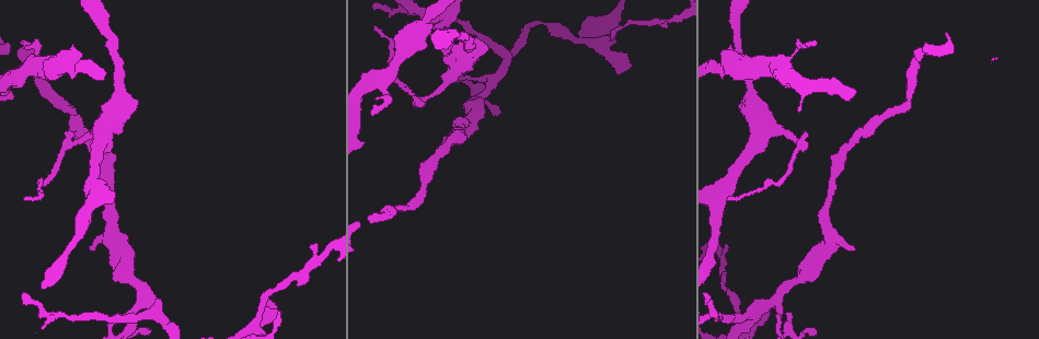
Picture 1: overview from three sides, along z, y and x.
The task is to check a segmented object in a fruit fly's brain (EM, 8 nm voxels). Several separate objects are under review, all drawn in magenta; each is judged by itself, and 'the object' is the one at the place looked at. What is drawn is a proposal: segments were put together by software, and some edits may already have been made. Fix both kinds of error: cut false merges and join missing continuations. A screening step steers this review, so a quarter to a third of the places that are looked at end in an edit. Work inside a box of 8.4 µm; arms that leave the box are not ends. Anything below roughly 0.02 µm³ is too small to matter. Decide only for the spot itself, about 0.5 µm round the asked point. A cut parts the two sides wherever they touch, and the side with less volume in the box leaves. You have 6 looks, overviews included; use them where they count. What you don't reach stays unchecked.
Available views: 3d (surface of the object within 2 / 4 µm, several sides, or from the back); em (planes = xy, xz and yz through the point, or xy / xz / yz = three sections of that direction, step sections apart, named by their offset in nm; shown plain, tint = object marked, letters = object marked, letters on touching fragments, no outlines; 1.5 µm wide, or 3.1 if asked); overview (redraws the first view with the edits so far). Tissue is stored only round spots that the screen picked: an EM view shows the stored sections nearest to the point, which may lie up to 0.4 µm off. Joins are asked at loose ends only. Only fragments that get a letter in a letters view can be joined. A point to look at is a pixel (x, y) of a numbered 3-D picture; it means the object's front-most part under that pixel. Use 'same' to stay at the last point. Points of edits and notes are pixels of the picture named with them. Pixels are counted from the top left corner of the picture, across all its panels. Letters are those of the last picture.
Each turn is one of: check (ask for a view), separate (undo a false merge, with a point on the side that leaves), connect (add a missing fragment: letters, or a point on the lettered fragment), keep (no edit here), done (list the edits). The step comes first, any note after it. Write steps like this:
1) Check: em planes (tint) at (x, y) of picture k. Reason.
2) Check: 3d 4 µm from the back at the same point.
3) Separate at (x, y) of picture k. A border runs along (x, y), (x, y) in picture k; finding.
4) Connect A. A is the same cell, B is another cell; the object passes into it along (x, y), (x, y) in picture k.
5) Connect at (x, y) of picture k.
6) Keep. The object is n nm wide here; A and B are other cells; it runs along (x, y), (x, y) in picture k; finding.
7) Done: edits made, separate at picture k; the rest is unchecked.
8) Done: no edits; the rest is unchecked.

Check: em planes (plain) at (268, 304) of picture 1.

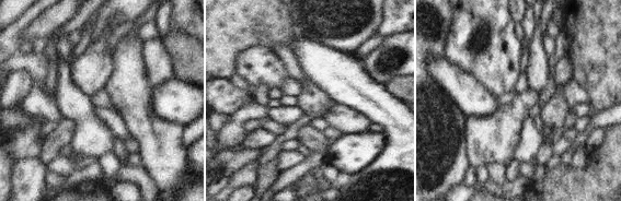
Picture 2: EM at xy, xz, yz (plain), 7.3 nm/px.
Check: em planes (letters) at the same point.

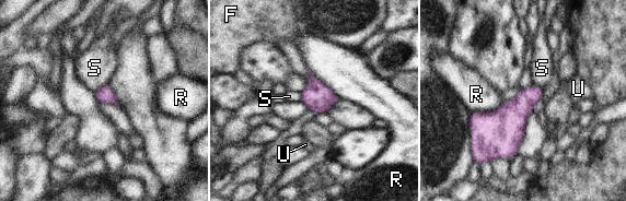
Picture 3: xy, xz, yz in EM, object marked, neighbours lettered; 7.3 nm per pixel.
Keep. The longest contact is with R, 320 nm; F, R, S and U are other cells; none of them fits.

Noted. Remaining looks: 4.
Check: em xy step 4 (letters) at (474, 79) of picture 1. Narrows sharply.

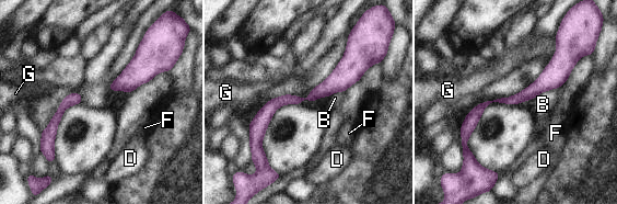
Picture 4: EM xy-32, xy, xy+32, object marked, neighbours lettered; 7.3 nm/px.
Check: em planes (letters) at the same point.

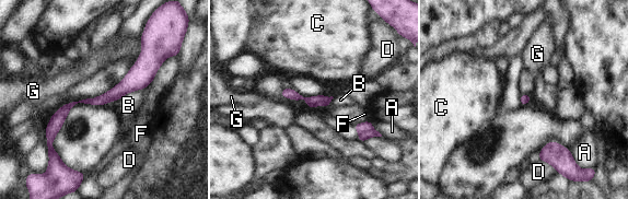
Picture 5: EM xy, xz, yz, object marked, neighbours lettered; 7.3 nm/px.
Keep. A, B, C, D, F and G are other cells; a border runs along (146, 86), (129, 91), (118, 98) in picture 5; continuous, no second neuron.

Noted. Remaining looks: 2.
Check: em planes (letters) at (80, 54) of picture 1. Thick end.

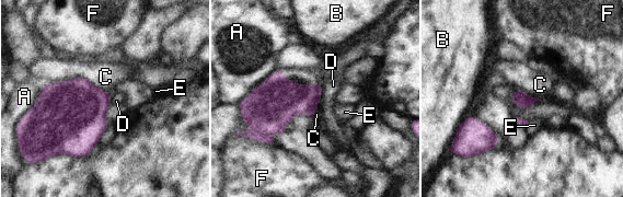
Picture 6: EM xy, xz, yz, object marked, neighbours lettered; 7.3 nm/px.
Keep. A, B, C, D, E and F are other cells; none of them fits.

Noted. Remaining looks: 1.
Done: no edits; the rest is unchecked.

